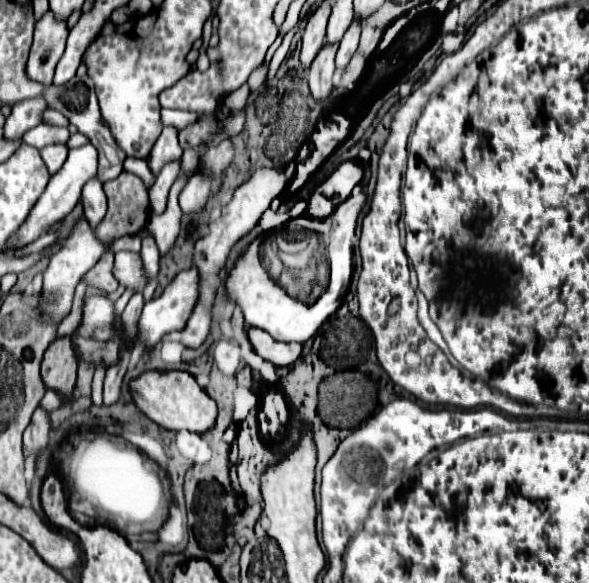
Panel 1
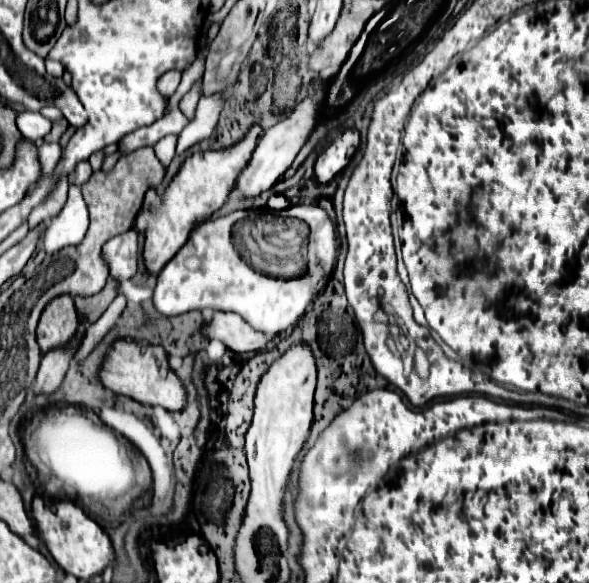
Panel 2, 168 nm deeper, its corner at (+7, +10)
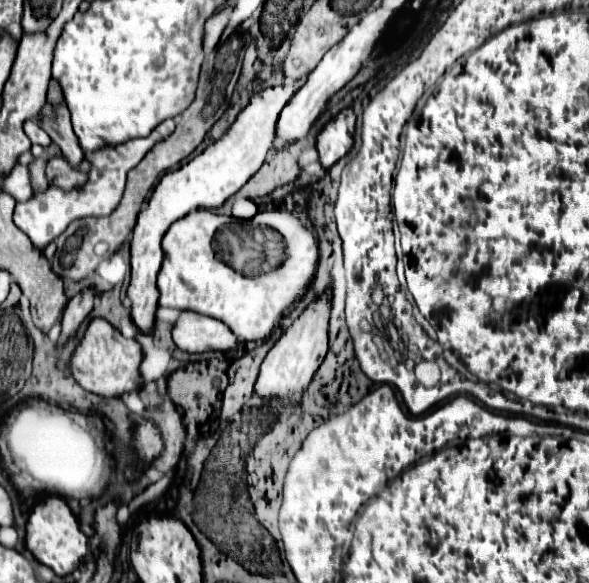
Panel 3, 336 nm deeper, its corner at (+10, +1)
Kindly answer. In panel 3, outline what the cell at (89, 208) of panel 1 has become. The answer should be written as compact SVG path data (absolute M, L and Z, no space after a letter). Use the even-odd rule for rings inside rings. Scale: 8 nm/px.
M44 105L44 121L42 121L42 129L52 137L52 141L56 141L56 145L62 149L62 155L66 157L66 161L70 163L72 169L78 169L78 165L84 161L84 151L78 145L78 139L72 131L70 125L70 113L66 109L66 105L60 105L54 113L54 109L50 105Z

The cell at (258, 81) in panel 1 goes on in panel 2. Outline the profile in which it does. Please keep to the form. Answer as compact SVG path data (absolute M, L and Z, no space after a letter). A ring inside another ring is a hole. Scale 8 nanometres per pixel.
M225 92L223 98L201 98L199 100L199 106L197 106L197 112L195 112L195 120L189 122L183 132L179 134L179 142L177 142L177 154L181 154L183 150L187 150L189 146L197 144L199 140L203 138L209 138L217 126L217 120L219 120L219 112L225 104L225 100L229 98L231 92Z

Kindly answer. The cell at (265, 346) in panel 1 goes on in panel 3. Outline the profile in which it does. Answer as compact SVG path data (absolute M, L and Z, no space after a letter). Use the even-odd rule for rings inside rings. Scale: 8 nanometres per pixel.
M182 311L180 319L174 323L172 337L178 349L188 353L204 353L204 351L234 351L238 349L238 337L218 319Z

